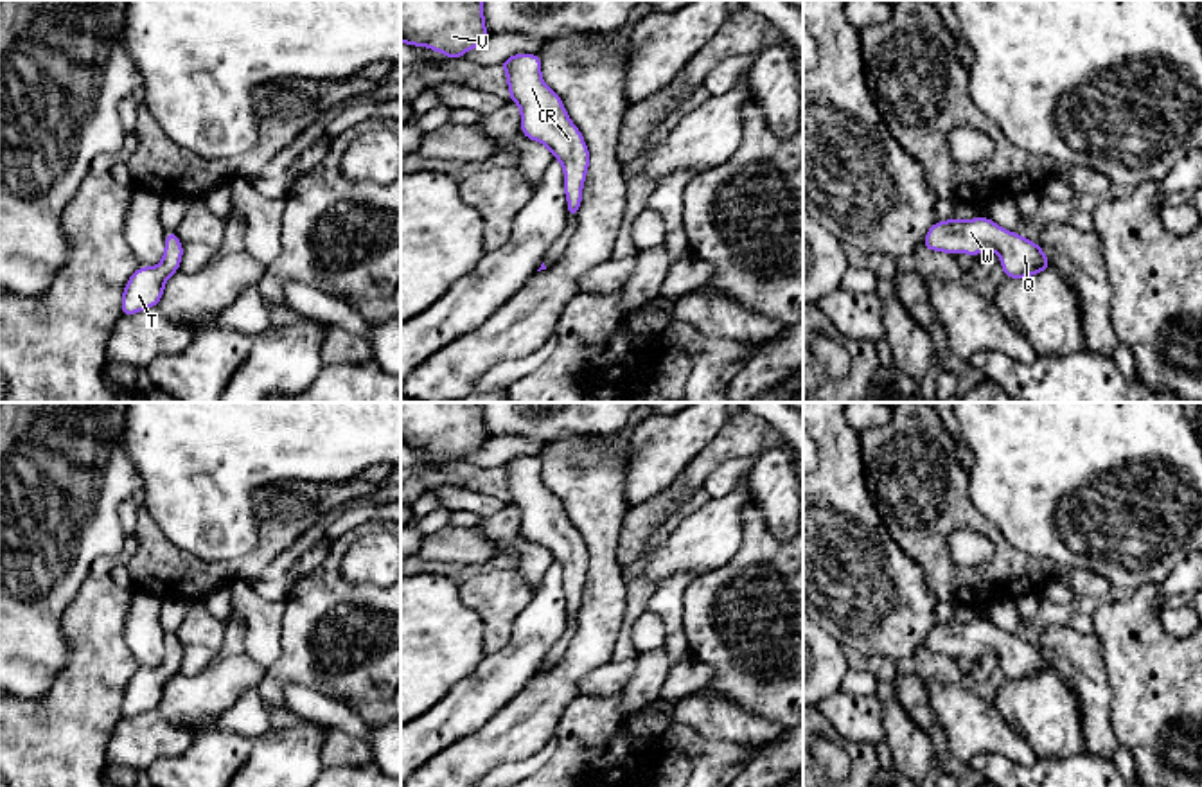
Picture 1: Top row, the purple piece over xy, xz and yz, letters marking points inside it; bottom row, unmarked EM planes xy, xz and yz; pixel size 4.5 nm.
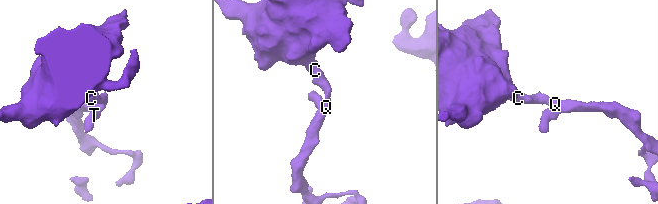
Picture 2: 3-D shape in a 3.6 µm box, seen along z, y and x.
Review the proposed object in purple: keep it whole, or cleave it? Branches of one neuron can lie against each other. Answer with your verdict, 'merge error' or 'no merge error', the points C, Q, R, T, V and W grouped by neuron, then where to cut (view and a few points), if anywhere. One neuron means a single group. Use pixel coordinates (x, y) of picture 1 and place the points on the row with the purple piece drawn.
no merge error | C Q R T V W | no cut

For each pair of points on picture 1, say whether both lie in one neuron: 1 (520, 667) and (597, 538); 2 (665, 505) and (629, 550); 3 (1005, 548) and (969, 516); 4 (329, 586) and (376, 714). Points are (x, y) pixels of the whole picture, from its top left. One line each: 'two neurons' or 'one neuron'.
1: two neurons
2: one neuron
3: one neuron
4: one neuron

